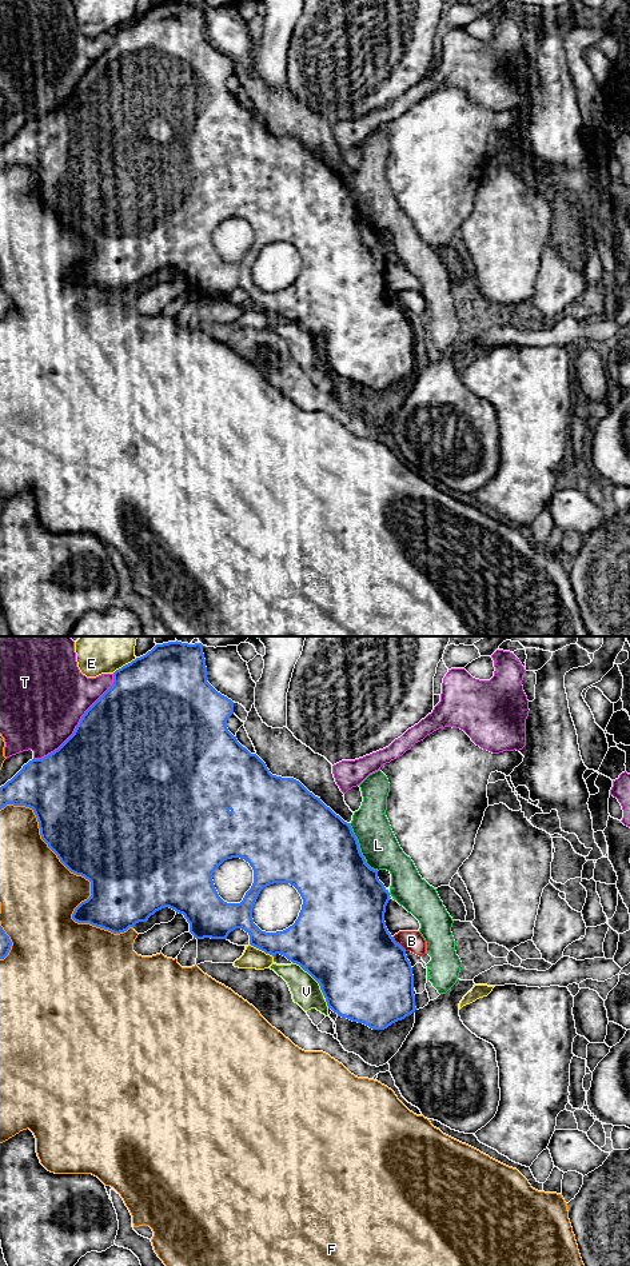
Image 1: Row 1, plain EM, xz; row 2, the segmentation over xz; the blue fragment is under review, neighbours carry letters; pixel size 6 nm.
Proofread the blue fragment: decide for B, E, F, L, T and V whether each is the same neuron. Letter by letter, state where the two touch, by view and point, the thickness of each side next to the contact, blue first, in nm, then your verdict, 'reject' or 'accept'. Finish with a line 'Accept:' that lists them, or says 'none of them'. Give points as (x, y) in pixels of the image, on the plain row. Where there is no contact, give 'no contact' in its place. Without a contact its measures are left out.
B: contact xz (398, 303); calibres 500 and 130 nm; reject
E: contact xz (126, 24); calibres 500 and 220 nm; reject
F: contact xz (83, 235); calibres 500 and 400 nm; reject
L: contact xz (359, 208); calibres 480 and 220 nm; reject
T: contact xz (79, 82); calibres 500 and 500 nm; reject
V: contact xz (312, 336); calibres 500 and 180 nm; reject
Accept: none of them

